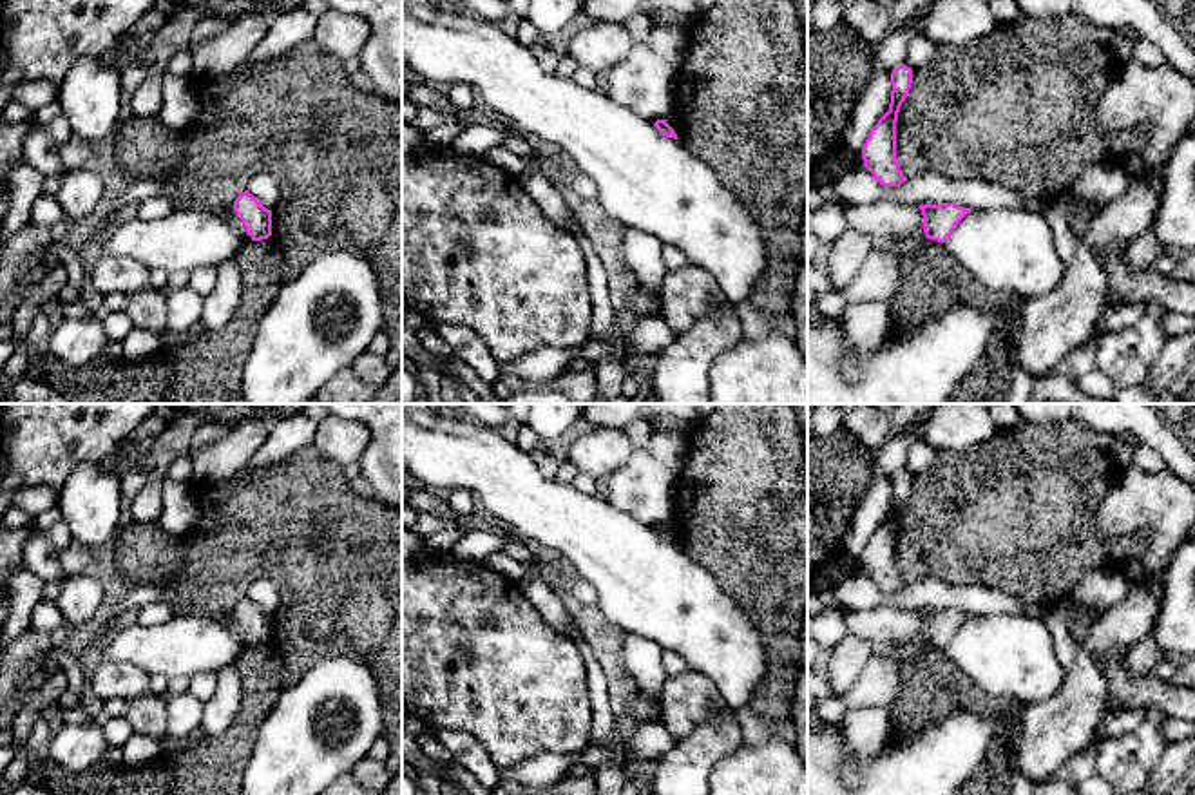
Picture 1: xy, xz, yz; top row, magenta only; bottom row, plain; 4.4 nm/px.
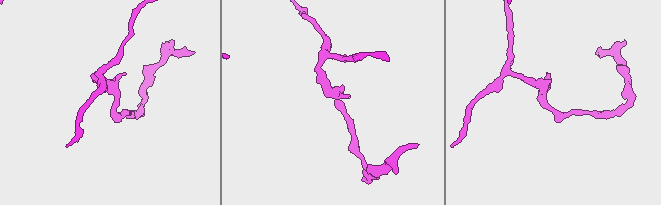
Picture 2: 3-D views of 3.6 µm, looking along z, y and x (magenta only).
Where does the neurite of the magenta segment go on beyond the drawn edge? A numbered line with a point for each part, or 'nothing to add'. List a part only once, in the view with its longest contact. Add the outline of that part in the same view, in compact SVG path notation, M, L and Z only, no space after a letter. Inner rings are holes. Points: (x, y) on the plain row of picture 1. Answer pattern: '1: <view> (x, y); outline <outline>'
nothing to add

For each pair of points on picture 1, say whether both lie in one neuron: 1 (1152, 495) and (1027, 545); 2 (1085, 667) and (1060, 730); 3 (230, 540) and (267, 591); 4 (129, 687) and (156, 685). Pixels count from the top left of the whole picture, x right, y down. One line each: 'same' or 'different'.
1: different
2: same
3: different
4: different

